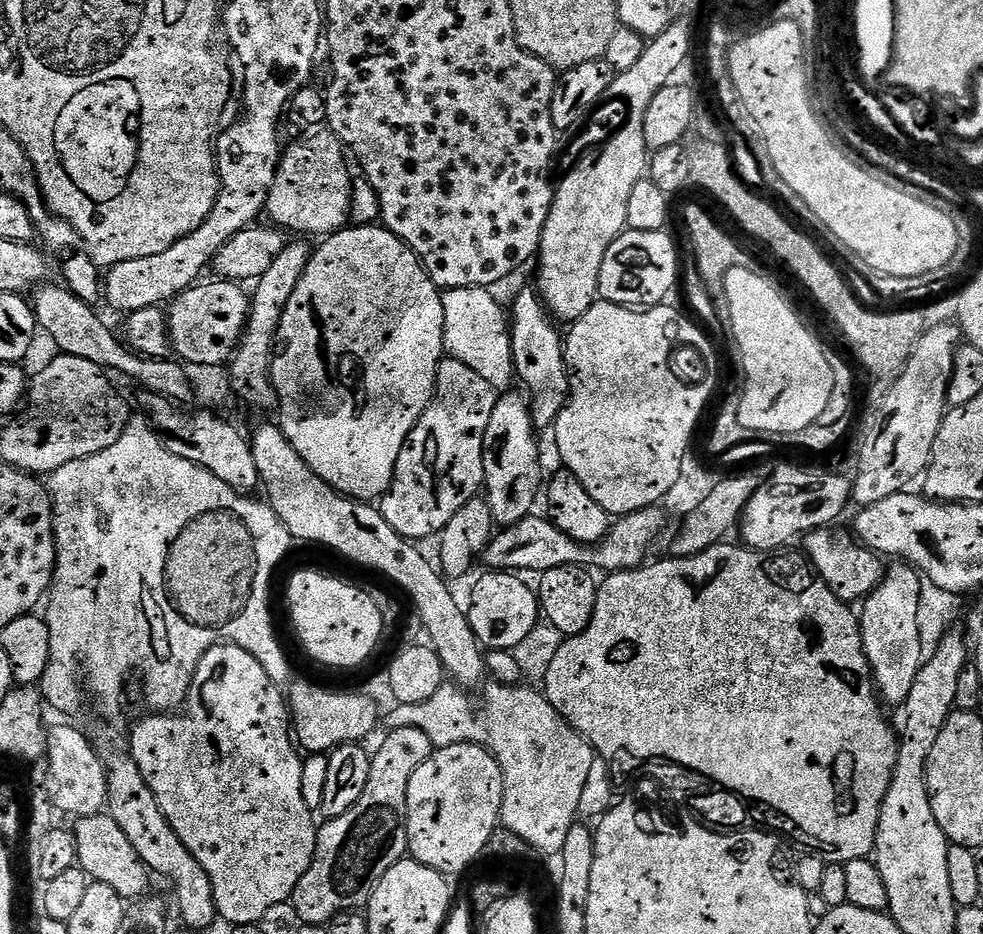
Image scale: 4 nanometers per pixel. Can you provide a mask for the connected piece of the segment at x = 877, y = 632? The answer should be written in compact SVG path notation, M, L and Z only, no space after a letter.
M896 562L887 569L884 581L863 601L864 613L859 613L864 649L872 666L876 688L885 705L902 706L918 678L926 659L926 648L918 628L918 602L922 576L915 567Z

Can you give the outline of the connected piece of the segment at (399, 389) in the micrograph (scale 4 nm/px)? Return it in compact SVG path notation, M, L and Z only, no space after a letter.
M345 226L341 230L332 233L325 239L324 245L321 248L317 247L313 251L310 262L306 266L306 270L302 274L302 278L298 282L298 286L294 286L294 294L290 294L290 302L286 302L286 310L282 314L282 322L280 323L280 334L278 337L278 347L275 349L272 357L272 387L275 395L280 395L280 412L284 415L282 419L282 427L286 438L294 446L294 450L298 450L298 454L306 462L306 466L310 466L310 470L314 470L314 474L318 474L324 481L336 488L344 496L351 496L353 500L357 502L376 502L383 497L387 492L390 485L392 485L392 479L394 478L394 470L398 466L398 454L402 454L402 446L406 442L406 438L414 430L414 426L422 418L422 414L426 410L426 406L431 402L432 395L436 389L436 371L440 365L440 361L445 359L446 353L444 351L444 315L442 314L442 292L437 288L436 283L428 277L428 271L424 269L423 264L416 257L407 246L402 243L394 233L388 231L383 226L369 226L369 227L355 227Z

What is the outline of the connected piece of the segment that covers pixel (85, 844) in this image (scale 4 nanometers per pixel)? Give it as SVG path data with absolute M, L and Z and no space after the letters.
M108 814L98 816L82 816L75 821L76 859L95 883L105 884L125 898L140 896L148 888L150 871L147 865L135 853L134 846L118 828L118 823Z

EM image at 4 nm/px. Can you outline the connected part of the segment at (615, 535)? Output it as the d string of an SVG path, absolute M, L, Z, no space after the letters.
M655 507L643 508L637 512L631 512L629 516L621 516L609 527L608 533L603 536L596 544L583 544L570 534L558 530L558 526L543 515L533 514L522 518L522 522L509 524L501 527L493 535L492 541L488 543L482 557L483 563L488 563L487 567L492 570L524 570L520 568L529 568L535 574L543 574L546 570L554 570L554 566L574 566L577 564L580 568L597 570L601 568L601 573L611 574L622 572L626 568L641 567L649 559L648 551L656 544L656 535L660 532L660 516L656 513Z

